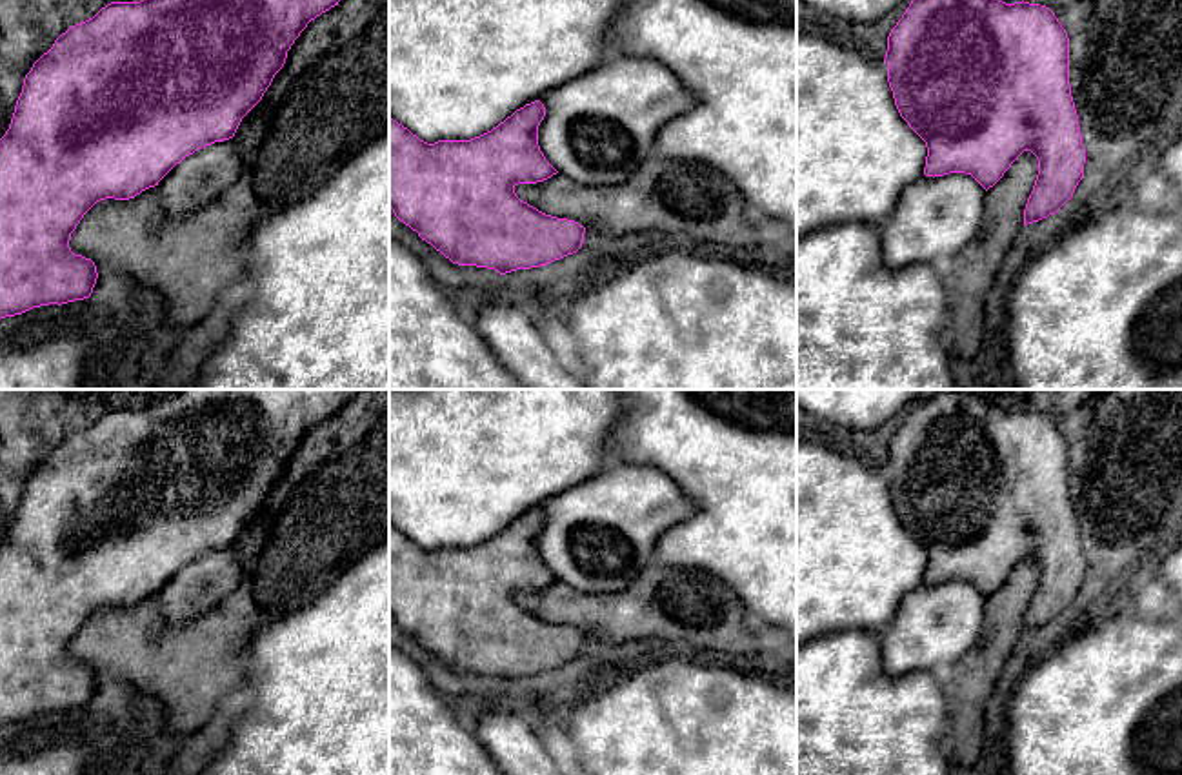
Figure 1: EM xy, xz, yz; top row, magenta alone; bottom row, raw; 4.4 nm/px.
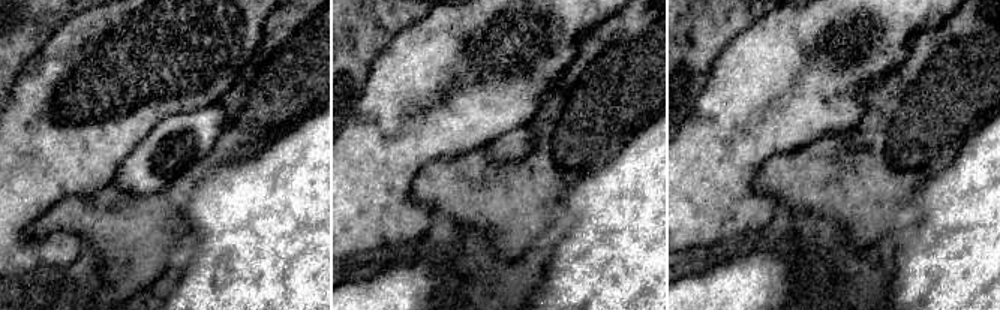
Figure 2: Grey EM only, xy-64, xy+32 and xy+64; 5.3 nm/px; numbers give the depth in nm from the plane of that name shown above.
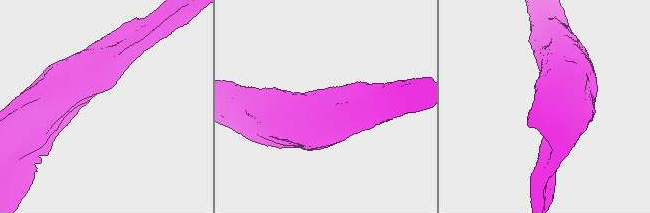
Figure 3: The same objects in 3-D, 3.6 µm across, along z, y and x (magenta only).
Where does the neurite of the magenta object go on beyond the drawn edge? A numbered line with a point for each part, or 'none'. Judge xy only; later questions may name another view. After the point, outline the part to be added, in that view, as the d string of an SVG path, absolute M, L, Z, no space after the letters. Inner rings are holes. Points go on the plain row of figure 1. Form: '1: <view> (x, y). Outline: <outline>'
none

